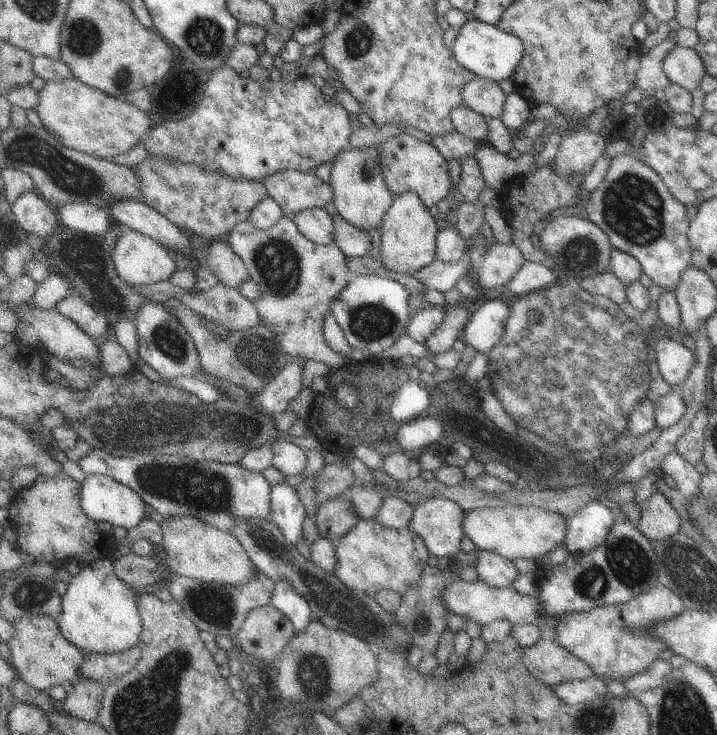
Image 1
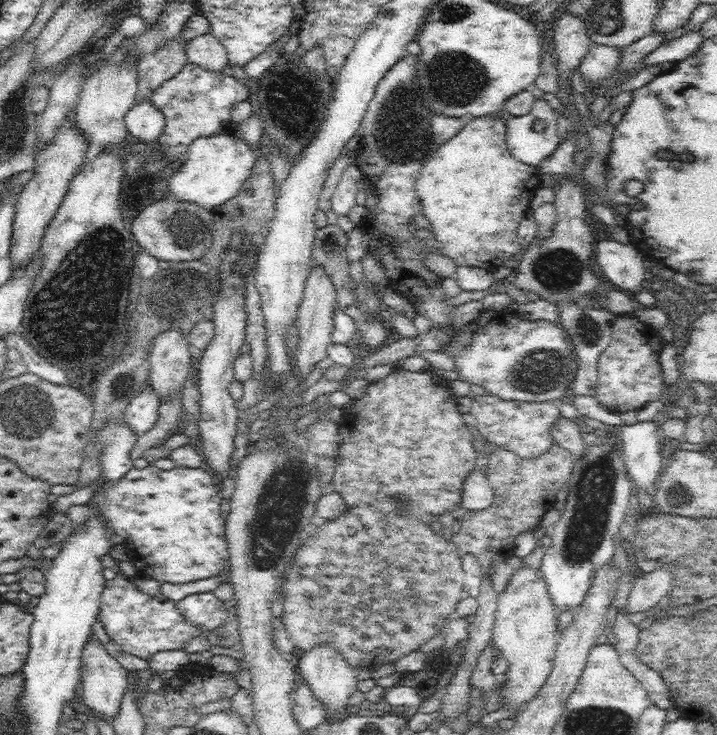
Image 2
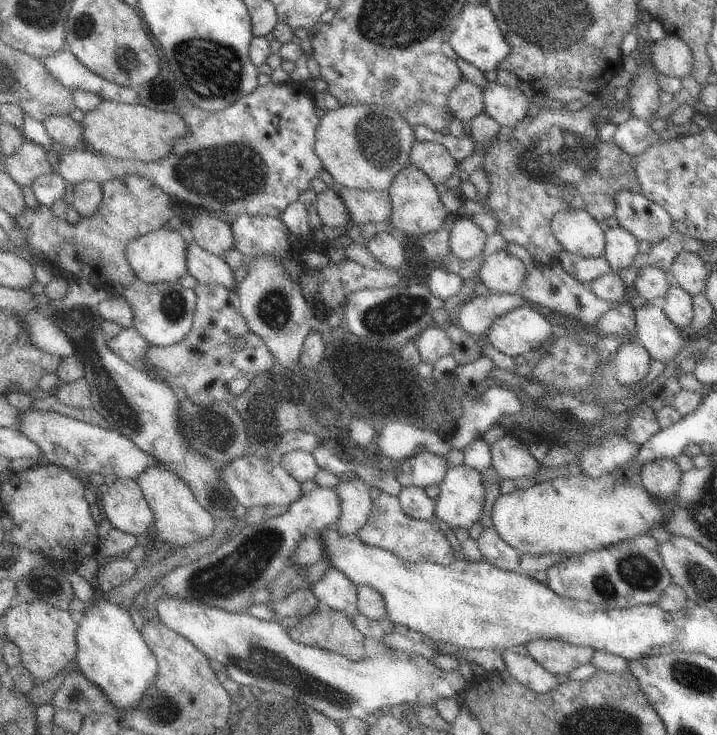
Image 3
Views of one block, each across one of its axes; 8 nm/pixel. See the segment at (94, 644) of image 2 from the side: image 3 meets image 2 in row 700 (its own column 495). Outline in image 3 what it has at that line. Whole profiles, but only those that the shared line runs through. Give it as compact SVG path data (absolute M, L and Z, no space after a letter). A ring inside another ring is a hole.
M489 83L483 90L484 114L488 114L501 128L514 129L528 117L530 100L519 87L508 88Z

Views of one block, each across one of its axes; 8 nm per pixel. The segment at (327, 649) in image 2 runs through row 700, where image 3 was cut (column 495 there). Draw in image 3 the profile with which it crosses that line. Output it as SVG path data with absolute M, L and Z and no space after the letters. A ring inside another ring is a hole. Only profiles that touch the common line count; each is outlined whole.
M528 304L498 316L488 330L488 343L512 358L518 355L531 357L531 353L556 331Z

